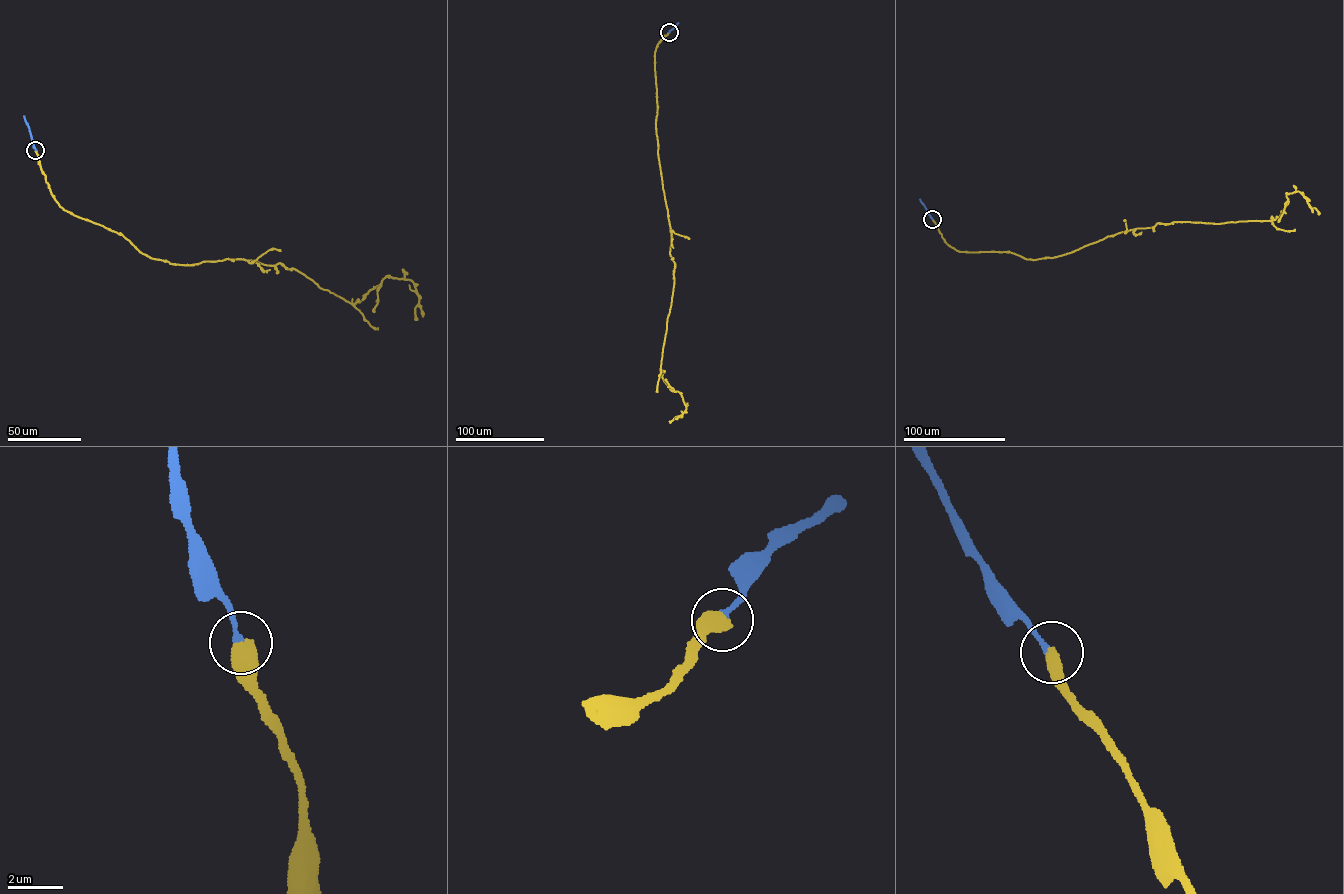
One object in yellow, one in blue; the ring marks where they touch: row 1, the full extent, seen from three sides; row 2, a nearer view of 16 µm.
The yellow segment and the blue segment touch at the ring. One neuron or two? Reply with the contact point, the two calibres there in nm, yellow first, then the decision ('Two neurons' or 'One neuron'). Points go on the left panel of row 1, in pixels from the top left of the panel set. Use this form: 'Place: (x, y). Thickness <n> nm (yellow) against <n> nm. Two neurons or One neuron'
Place: (35, 150). Thickness 500 nm (yellow) against 180 nm. One neuron

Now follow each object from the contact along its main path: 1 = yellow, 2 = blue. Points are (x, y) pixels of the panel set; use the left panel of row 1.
1: (36, 150), (59, 206), (151, 258), (279, 263), (355, 304), (386, 277), (409, 279), (417, 319)
2: (36, 150), (23, 116)

